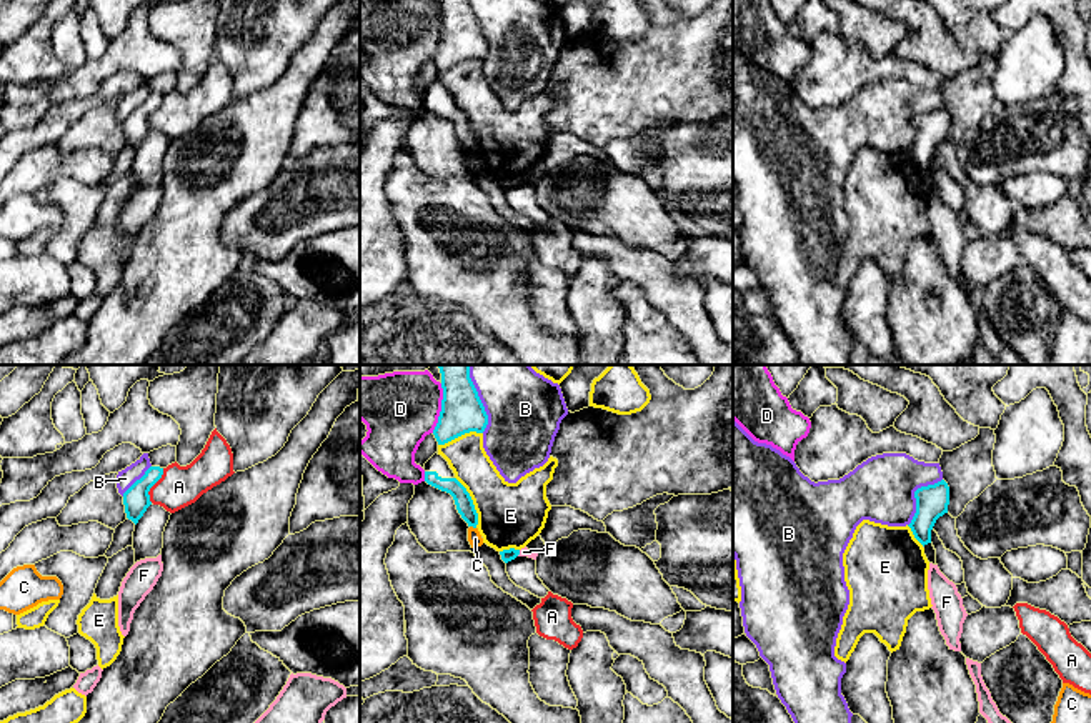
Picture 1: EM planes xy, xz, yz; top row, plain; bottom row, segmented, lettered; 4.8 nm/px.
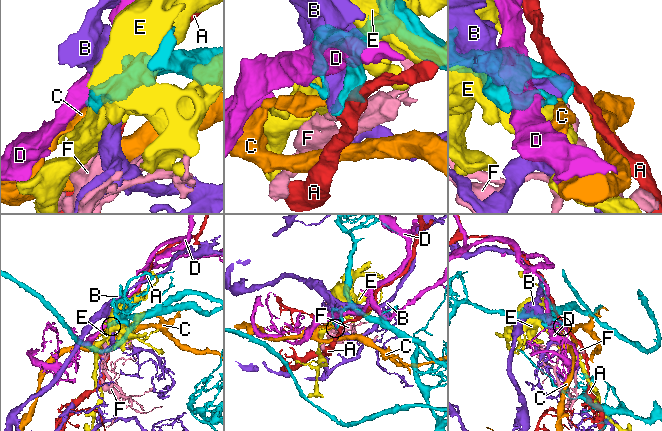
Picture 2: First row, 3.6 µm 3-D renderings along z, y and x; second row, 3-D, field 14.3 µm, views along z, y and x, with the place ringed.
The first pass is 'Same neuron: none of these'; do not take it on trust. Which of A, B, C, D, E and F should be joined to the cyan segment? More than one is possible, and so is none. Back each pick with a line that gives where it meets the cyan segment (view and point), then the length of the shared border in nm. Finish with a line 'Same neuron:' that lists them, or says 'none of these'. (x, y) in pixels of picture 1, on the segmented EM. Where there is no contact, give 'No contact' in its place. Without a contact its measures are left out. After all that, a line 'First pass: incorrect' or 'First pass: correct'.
Same neuron: none of these
First pass: correct

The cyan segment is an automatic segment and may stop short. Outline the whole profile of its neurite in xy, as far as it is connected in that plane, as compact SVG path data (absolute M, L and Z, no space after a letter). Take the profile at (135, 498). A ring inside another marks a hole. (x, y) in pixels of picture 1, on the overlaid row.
M150 466L145 475L123 493L127 518L135 525L152 505L148 491L162 478L162 475L163 468Z

